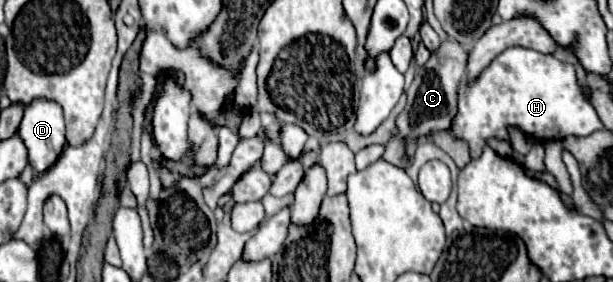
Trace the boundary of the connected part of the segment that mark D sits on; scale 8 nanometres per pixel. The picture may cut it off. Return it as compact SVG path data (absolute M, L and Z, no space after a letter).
M33 100L25 108L17 134L27 148L33 170L39 174L49 170L67 144L61 106L49 100Z

